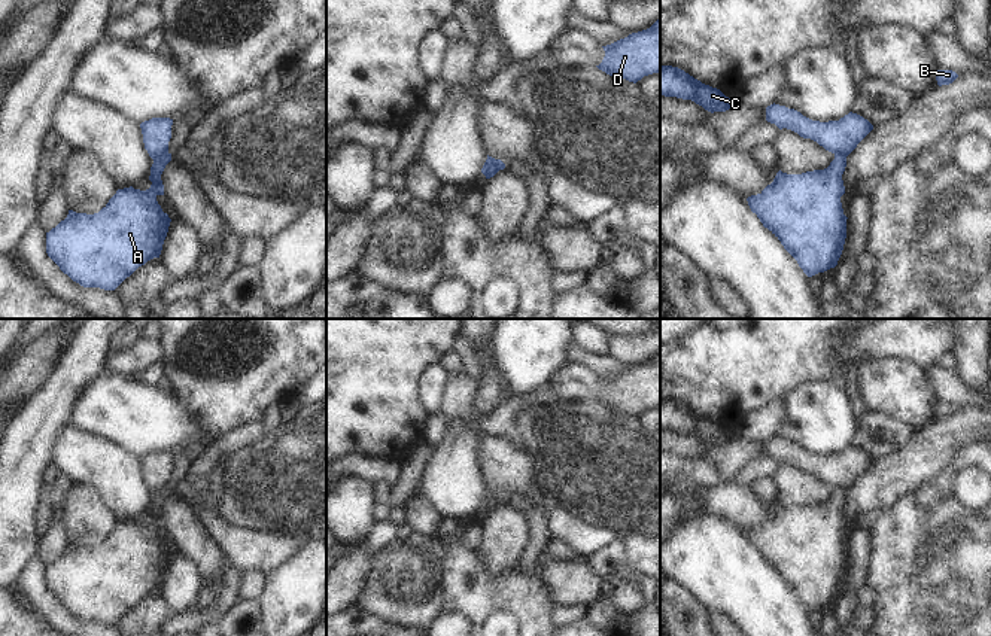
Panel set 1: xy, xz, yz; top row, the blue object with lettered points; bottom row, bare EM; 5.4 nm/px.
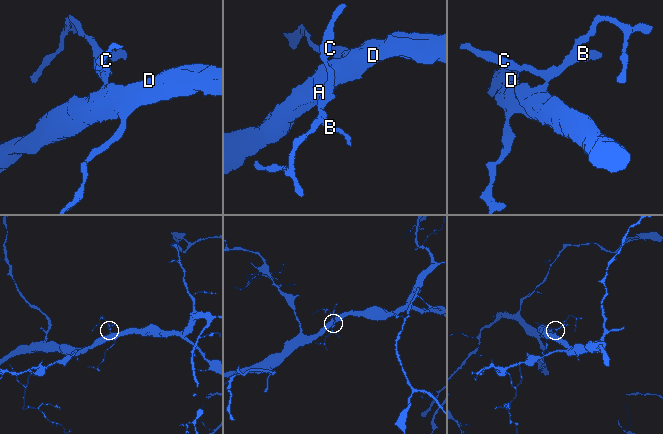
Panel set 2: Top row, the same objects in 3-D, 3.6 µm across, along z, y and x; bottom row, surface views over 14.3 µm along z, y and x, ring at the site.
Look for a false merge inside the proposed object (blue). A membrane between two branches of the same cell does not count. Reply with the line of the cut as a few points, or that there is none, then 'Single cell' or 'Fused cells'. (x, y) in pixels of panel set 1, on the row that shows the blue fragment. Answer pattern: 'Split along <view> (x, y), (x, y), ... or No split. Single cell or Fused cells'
Split along xy (167, 152), (152, 158). Fused cells.

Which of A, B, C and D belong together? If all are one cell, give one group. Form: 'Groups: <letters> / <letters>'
Groups: A D / B C.

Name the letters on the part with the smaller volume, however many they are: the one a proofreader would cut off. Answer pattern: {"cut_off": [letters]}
{"cut_off": ["B", "C"]}

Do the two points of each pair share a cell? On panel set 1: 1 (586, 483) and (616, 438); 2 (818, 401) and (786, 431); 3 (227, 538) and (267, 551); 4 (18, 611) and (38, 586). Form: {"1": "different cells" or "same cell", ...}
{"1": "same cell", "2": "same cell", "3": "same cell", "4": "different cells"}

